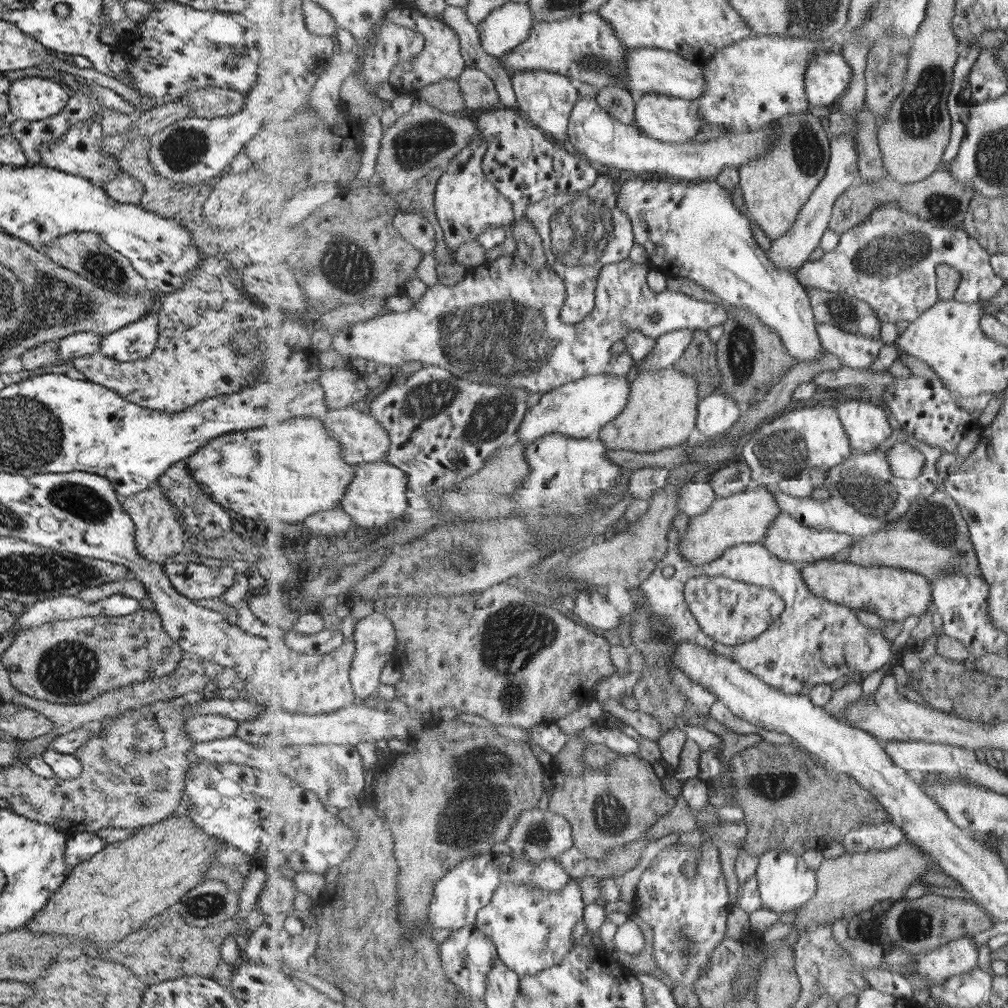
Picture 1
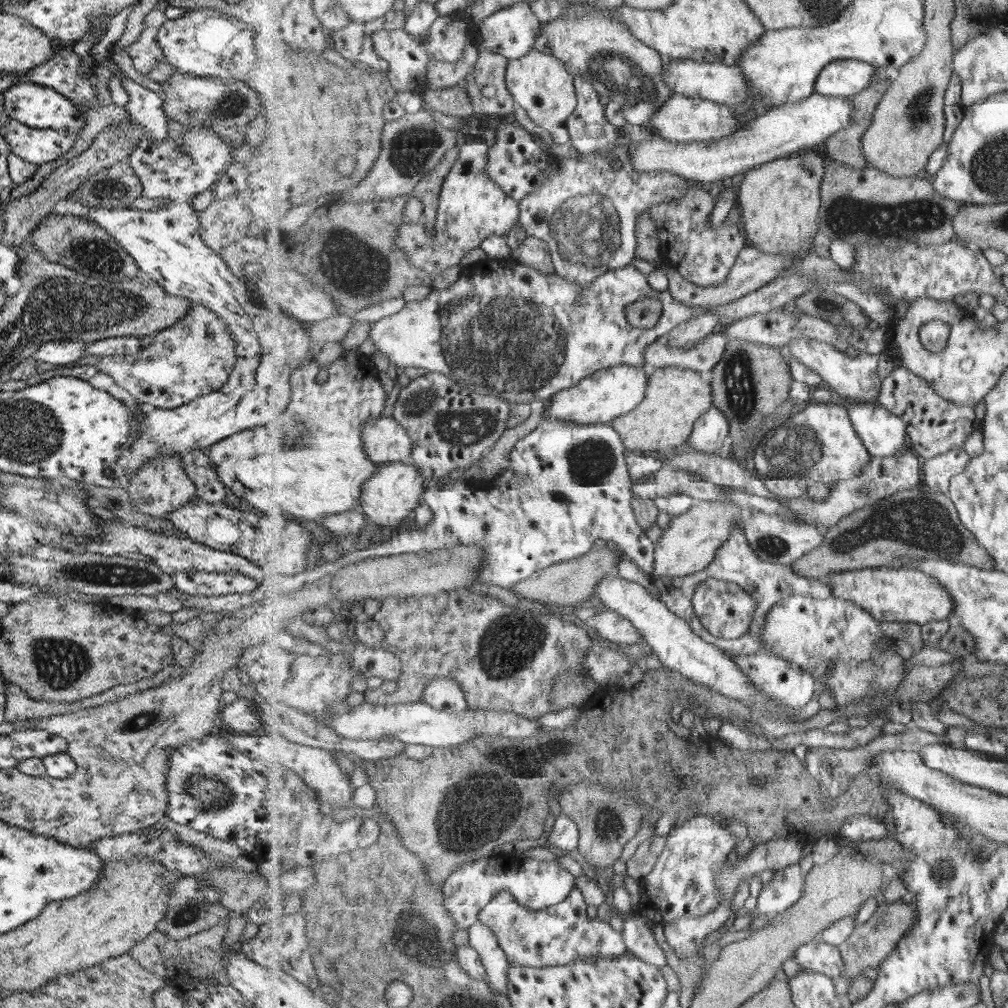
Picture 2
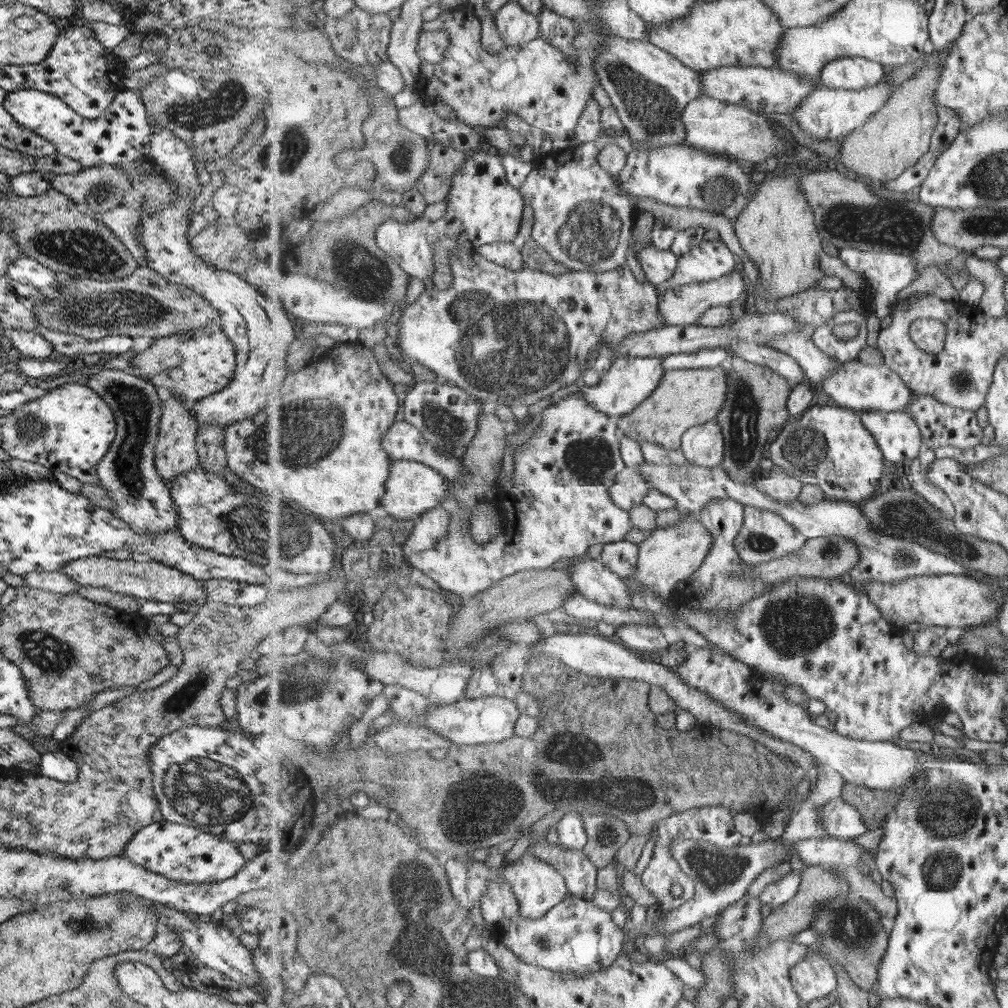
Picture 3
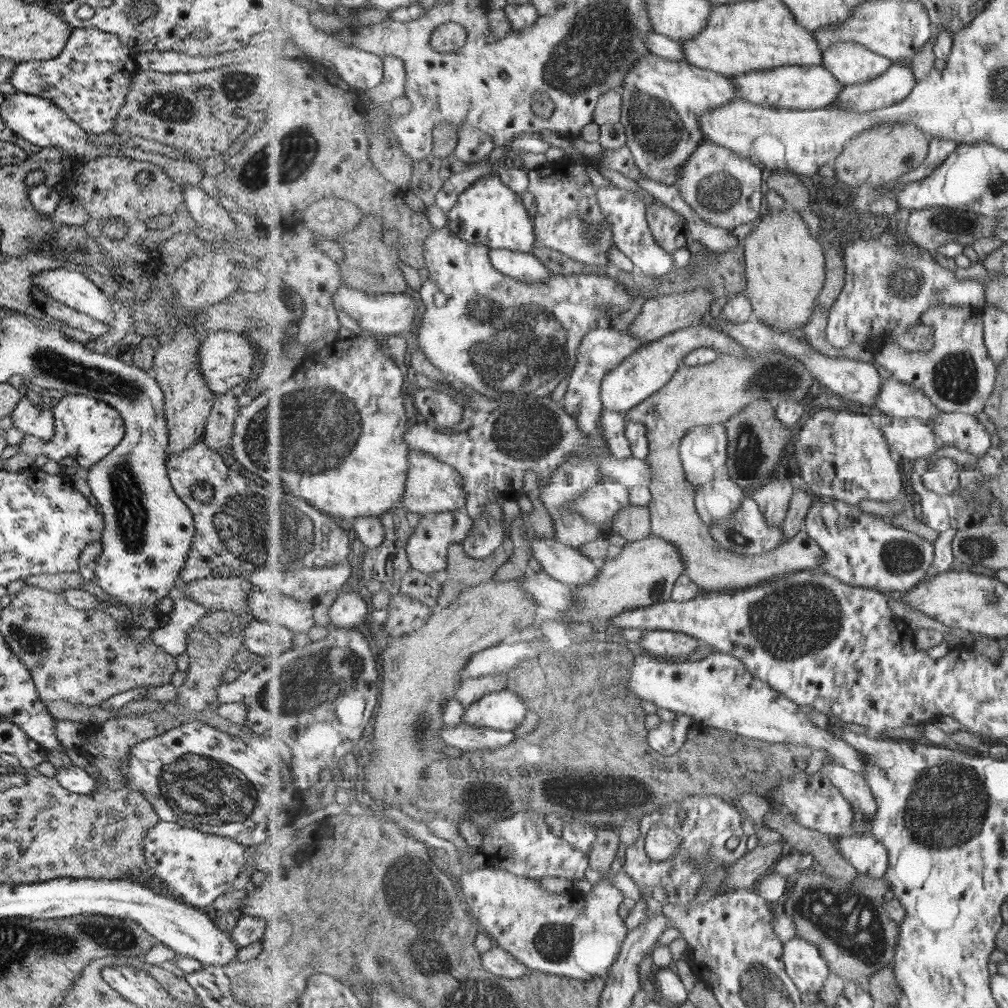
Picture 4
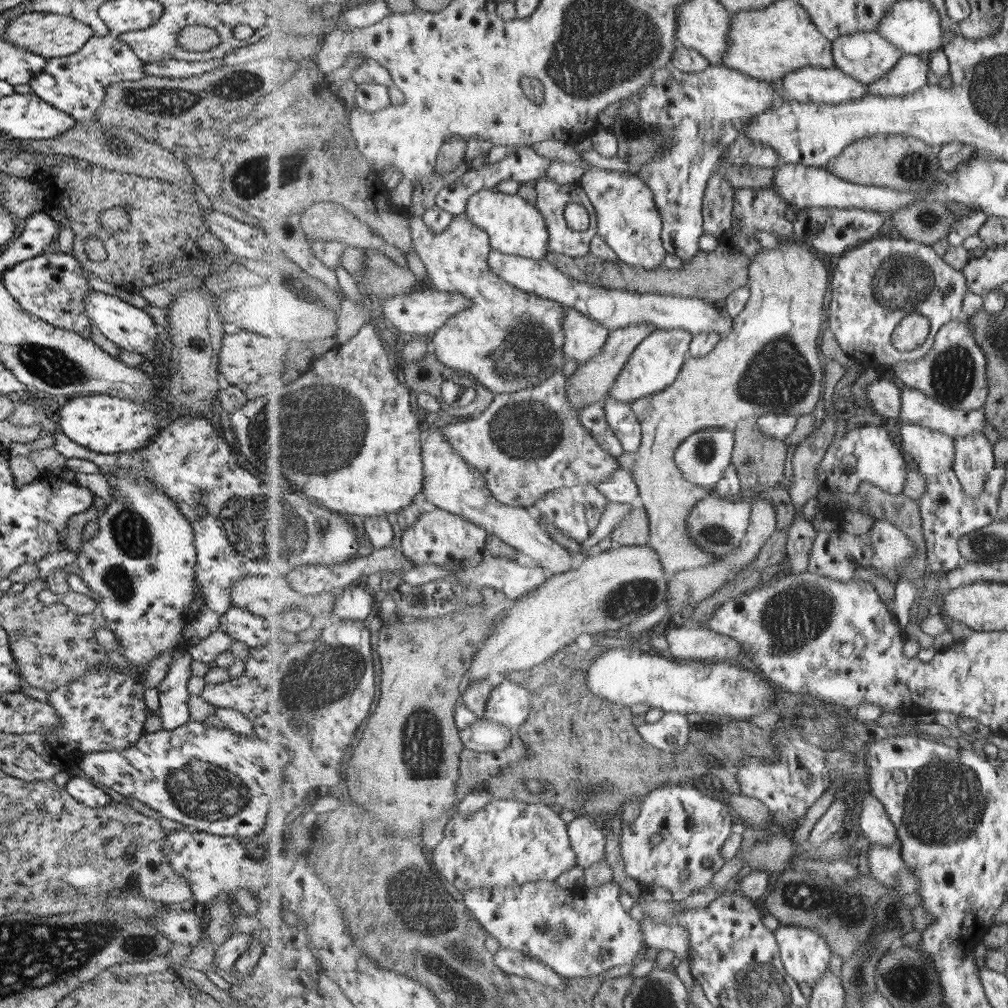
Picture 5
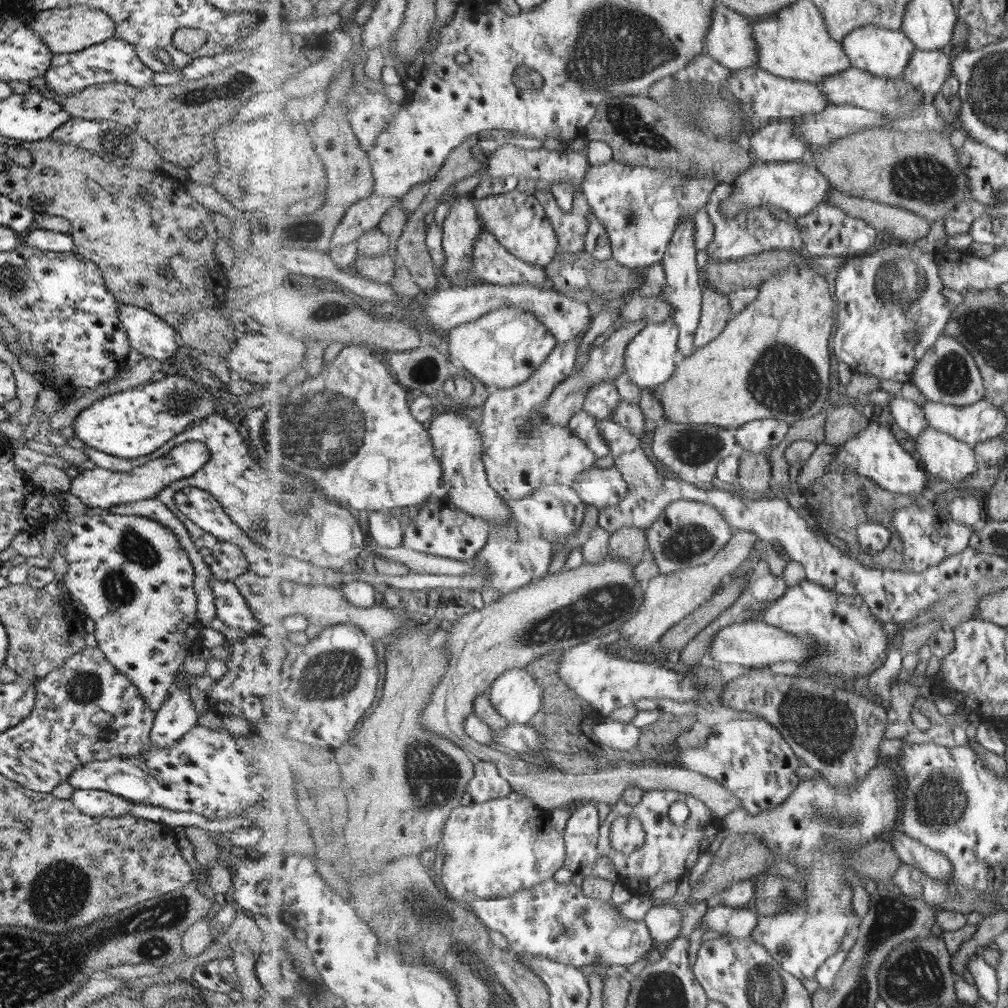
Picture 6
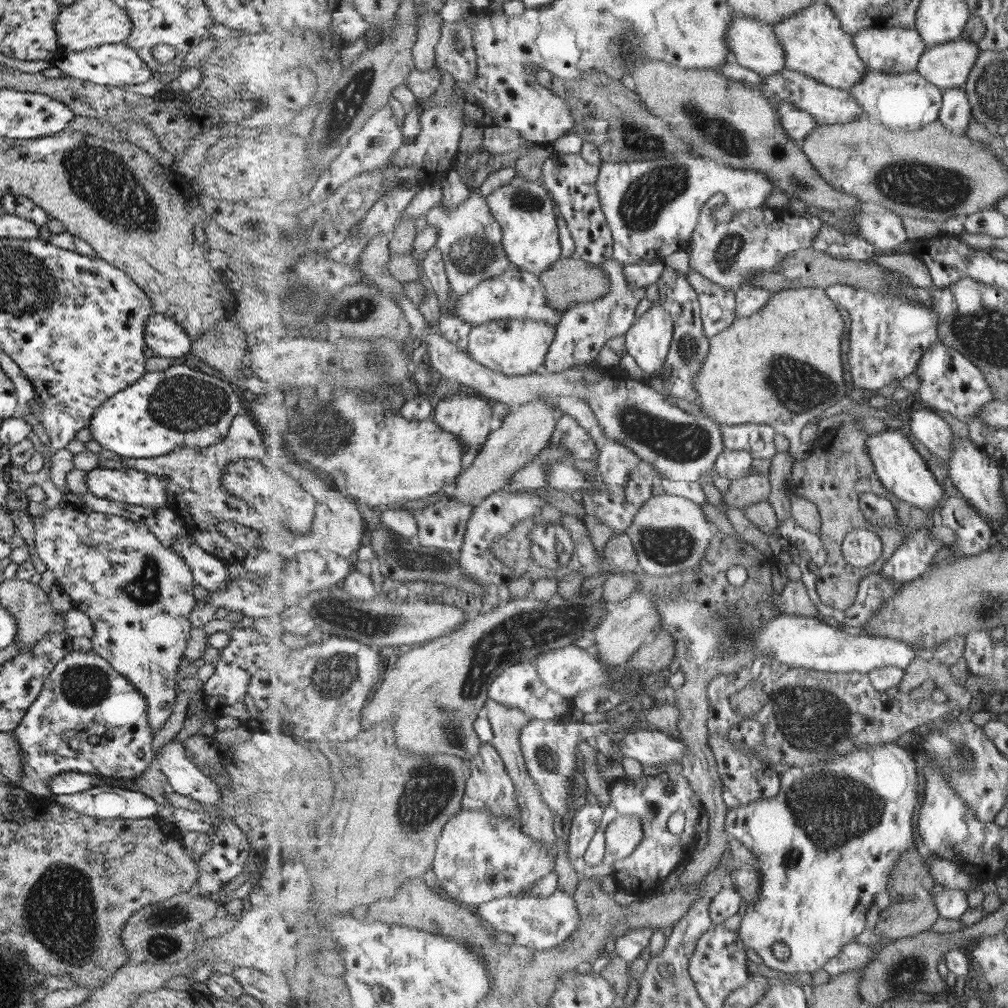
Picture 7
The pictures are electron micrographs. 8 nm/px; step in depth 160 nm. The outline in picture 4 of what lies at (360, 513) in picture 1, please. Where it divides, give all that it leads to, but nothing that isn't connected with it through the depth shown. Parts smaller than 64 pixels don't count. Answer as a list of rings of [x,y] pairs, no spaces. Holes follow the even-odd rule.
[[[421,450],[411,452],[409,461],[409,478],[401,502],[409,511],[422,516],[427,513],[449,512],[457,509],[467,512],[468,494],[463,484],[463,477],[457,469]]]

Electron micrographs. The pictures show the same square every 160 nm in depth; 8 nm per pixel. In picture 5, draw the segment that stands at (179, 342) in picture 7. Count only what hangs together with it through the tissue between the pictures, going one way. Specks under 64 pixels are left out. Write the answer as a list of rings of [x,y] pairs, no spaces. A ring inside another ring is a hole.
[[[89,289],[83,299],[83,310],[92,324],[92,328],[99,330],[107,340],[123,350],[131,350],[141,356],[149,352],[157,340],[157,333],[154,329],[151,318],[143,309],[122,301],[117,295],[112,296]]]

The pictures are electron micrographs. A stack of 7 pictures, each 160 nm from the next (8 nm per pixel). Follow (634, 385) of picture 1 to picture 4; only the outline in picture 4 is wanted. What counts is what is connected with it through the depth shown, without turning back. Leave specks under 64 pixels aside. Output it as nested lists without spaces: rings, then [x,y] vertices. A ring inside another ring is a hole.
[[[749,349],[744,356],[734,356],[734,354],[719,352],[715,362],[699,366],[681,367],[673,375],[667,387],[661,388],[660,392],[633,408],[630,413],[625,414],[626,421],[631,420],[635,423],[641,423],[648,431],[650,450],[649,457],[645,460],[649,462],[654,478],[648,487],[652,494],[652,501],[649,504],[652,512],[652,535],[661,538],[661,540],[673,542],[677,546],[686,566],[685,572],[691,577],[693,582],[700,586],[702,591],[706,593],[720,593],[722,591],[747,589],[787,574],[799,571],[819,571],[820,564],[822,564],[826,554],[824,548],[819,546],[813,538],[809,537],[806,530],[797,532],[797,536],[789,540],[789,542],[765,554],[746,555],[723,548],[711,536],[710,528],[707,527],[699,514],[696,505],[696,490],[698,486],[687,480],[680,456],[682,440],[693,429],[725,424],[735,414],[739,414],[743,408],[749,408],[749,404],[757,402],[757,400],[770,399],[776,405],[785,400],[797,400],[797,402],[805,403],[807,393],[813,382],[815,382],[815,378],[812,372],[809,372],[798,358],[785,356],[782,352],[776,352],[776,350],[758,352]]]

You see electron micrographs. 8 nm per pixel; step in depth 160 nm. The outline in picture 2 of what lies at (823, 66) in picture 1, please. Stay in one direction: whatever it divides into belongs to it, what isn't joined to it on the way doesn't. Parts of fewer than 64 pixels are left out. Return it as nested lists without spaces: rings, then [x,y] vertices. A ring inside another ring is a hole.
[[[844,59],[833,62],[821,71],[816,80],[816,92],[827,96],[854,97],[863,92],[876,74],[871,64]]]

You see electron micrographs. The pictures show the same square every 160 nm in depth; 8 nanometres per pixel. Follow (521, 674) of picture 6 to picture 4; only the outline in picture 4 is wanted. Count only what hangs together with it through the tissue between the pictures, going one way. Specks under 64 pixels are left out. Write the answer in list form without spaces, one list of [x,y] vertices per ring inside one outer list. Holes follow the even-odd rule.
[[[511,688],[485,695],[467,707],[464,723],[471,726],[493,727],[499,732],[515,730],[523,724],[528,707]]]

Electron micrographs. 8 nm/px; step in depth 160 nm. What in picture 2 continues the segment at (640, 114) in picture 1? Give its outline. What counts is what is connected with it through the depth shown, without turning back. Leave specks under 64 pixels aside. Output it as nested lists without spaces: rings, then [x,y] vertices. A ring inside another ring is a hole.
[[[673,93],[669,100],[657,109],[656,115],[652,116],[650,128],[654,129],[658,136],[677,143],[712,141],[732,135],[741,129],[734,115],[735,111],[728,104]]]

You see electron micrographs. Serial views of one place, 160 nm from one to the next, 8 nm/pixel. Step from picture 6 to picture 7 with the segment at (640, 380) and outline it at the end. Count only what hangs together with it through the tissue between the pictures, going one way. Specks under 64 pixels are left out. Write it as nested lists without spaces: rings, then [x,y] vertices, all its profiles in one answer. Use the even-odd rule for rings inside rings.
[[[660,303],[635,320],[625,334],[627,354],[631,355],[646,374],[659,376],[668,362],[673,344],[675,324],[673,317]]]

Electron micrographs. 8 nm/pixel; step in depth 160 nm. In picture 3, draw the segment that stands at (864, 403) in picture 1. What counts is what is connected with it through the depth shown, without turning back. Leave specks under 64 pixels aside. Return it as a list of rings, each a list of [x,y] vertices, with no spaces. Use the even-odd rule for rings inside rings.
[[[863,411],[860,416],[889,462],[901,464],[907,458],[912,460],[925,448],[921,429],[907,412]]]

